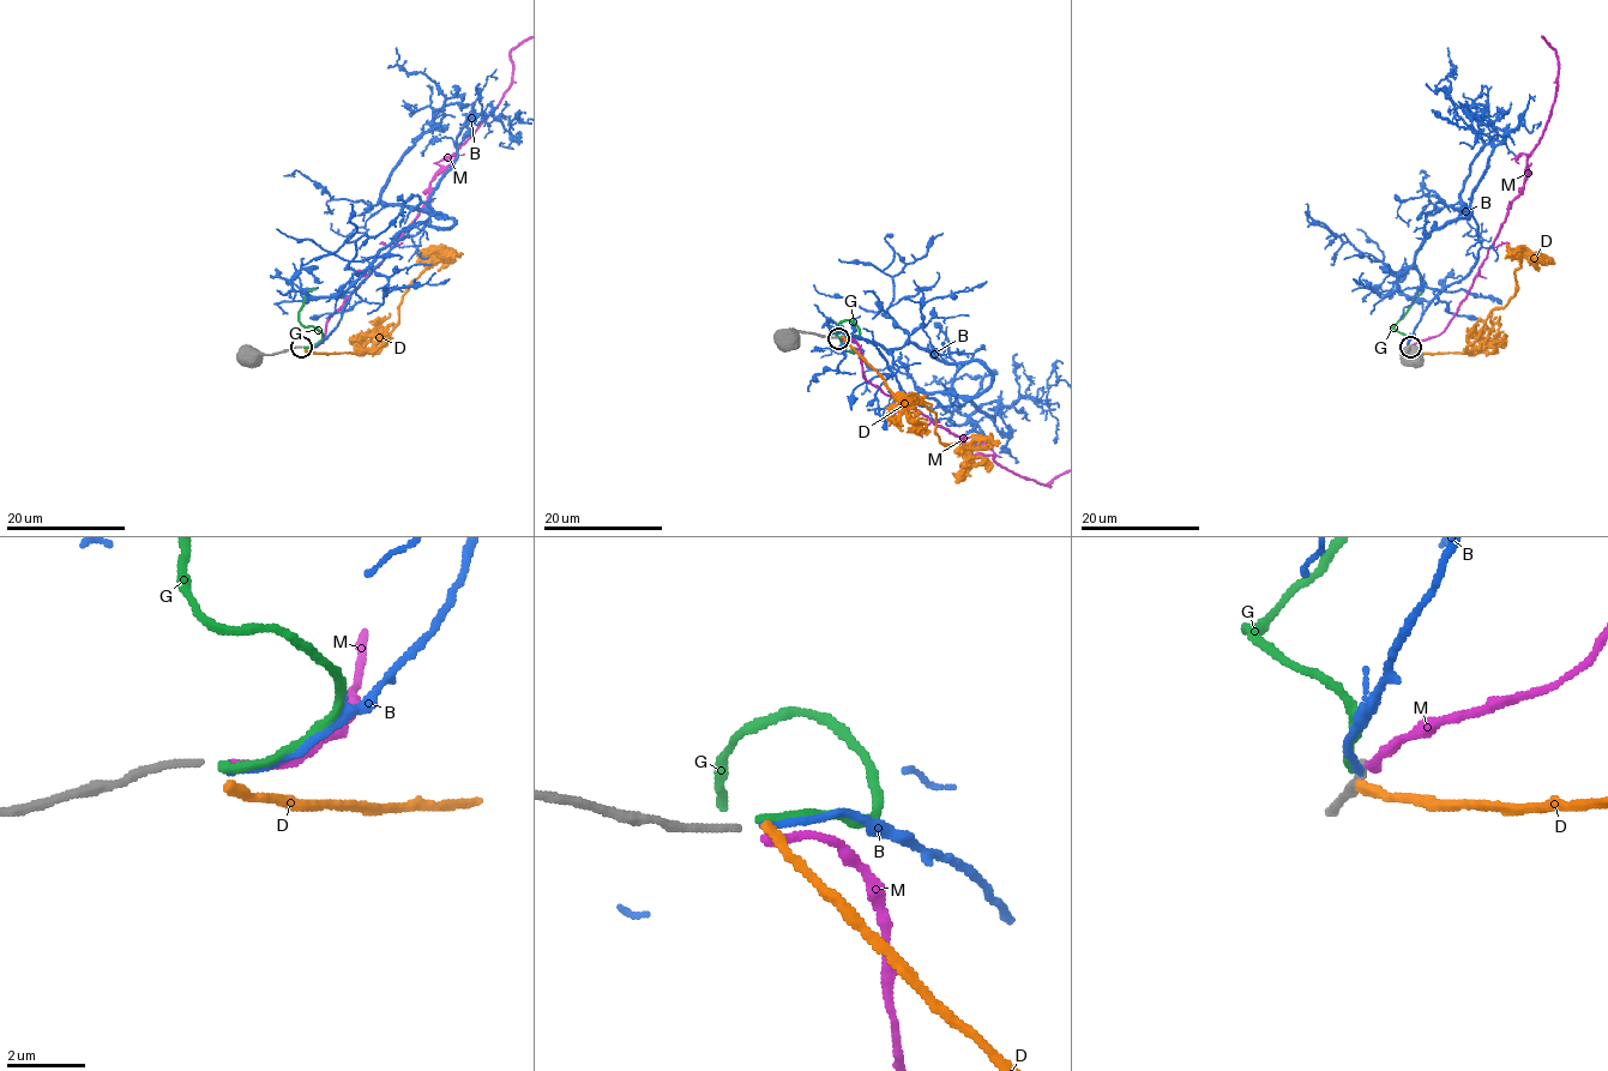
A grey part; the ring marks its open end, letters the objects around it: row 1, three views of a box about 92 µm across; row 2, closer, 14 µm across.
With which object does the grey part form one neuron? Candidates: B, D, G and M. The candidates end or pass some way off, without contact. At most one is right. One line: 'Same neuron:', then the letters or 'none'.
Same neuron: M

